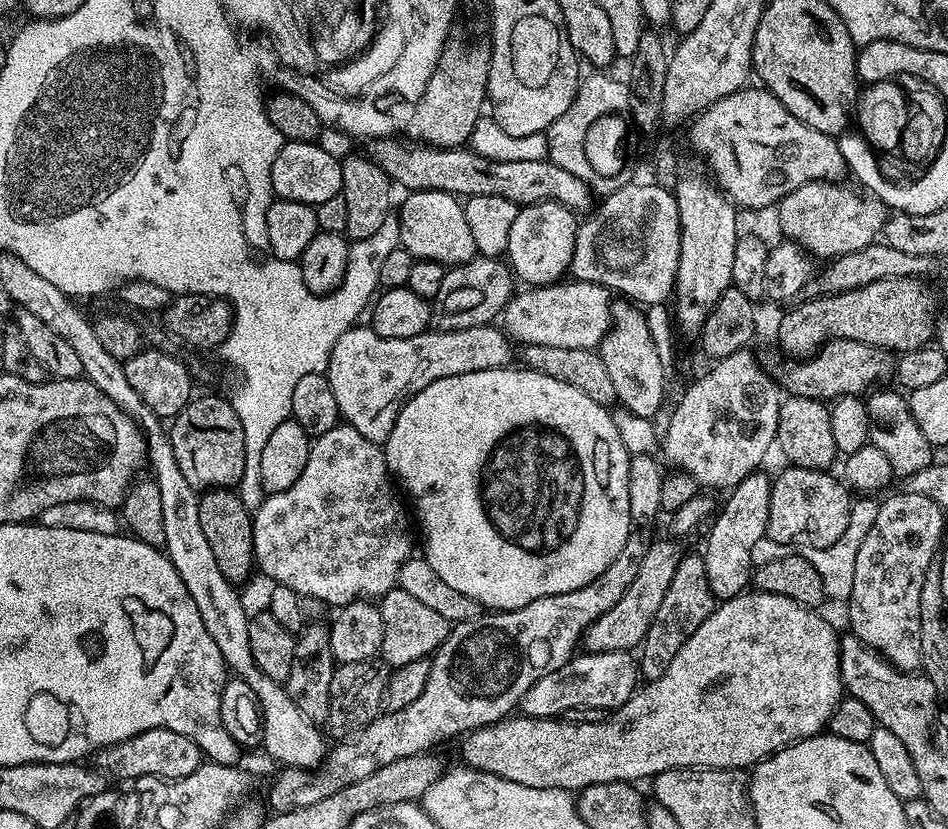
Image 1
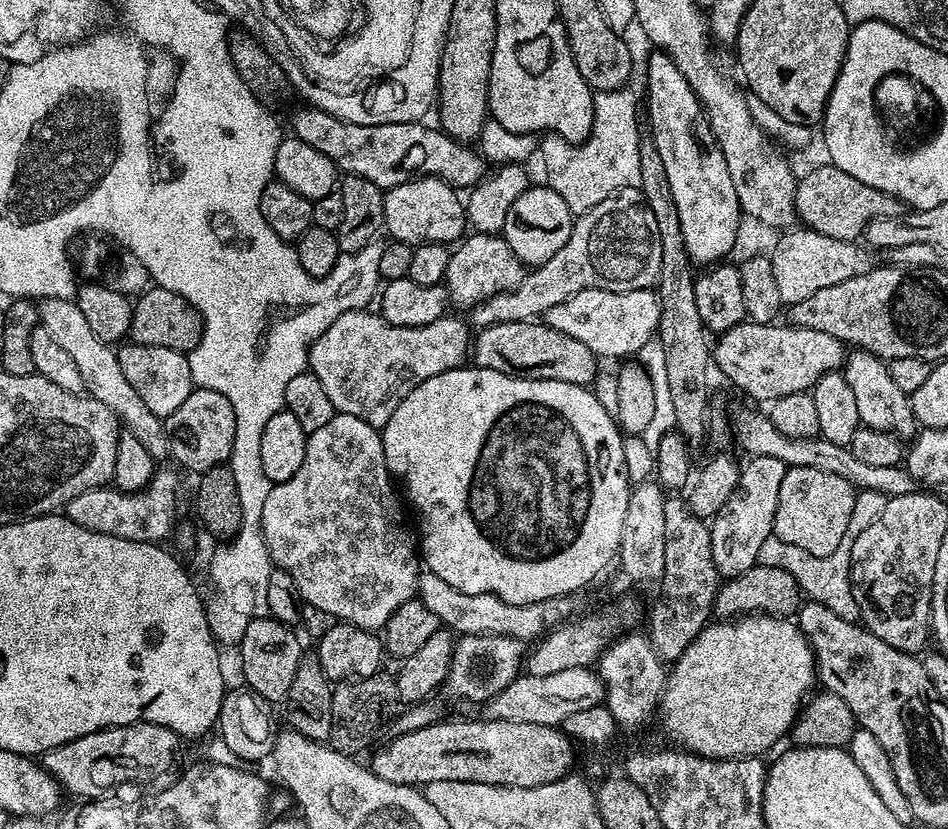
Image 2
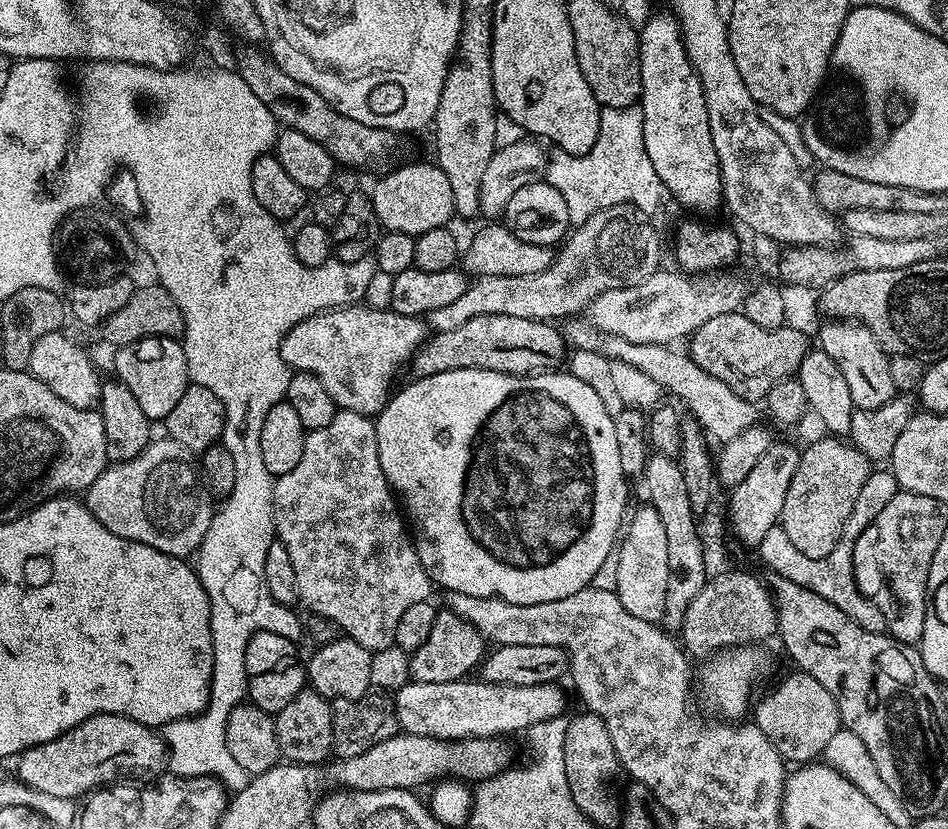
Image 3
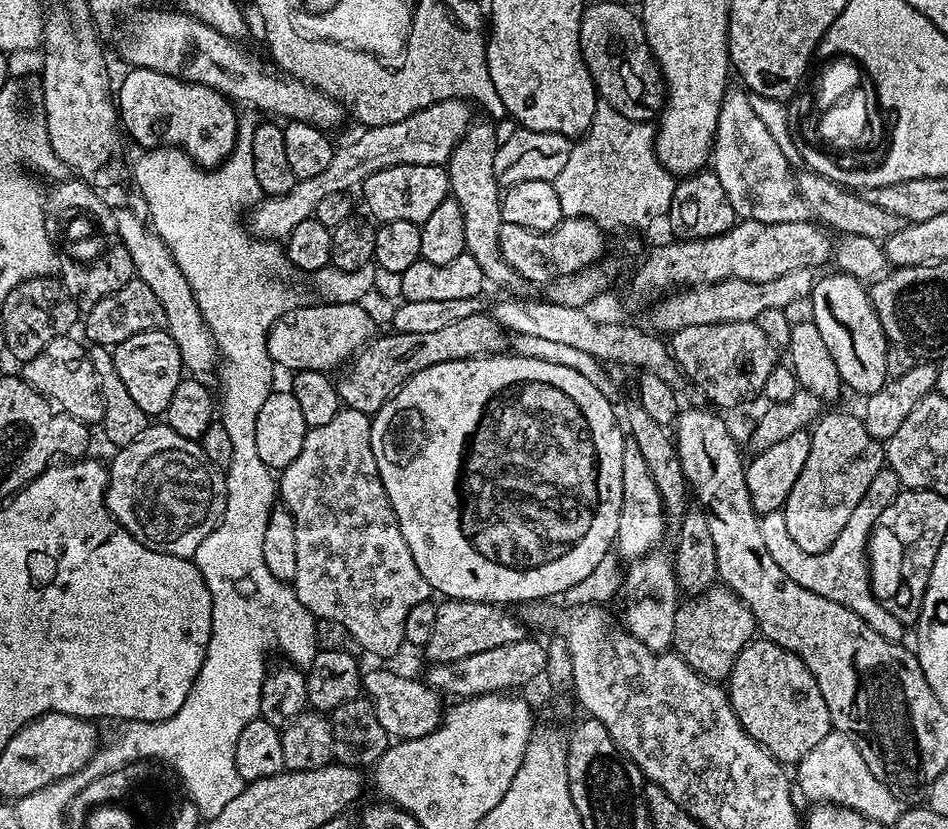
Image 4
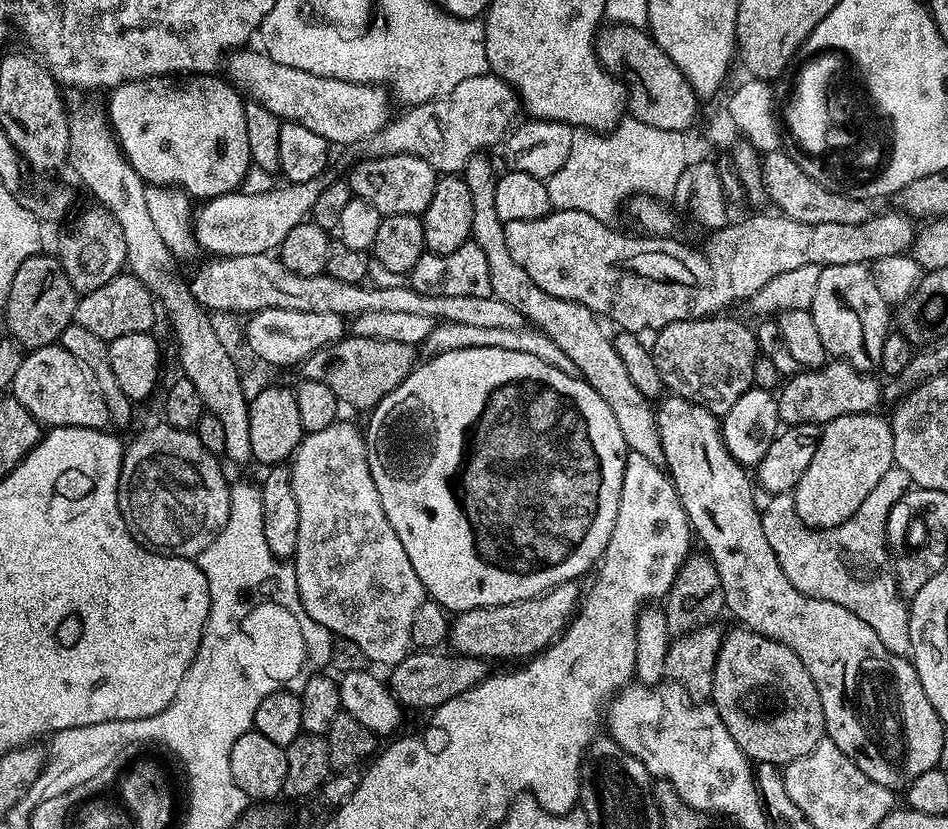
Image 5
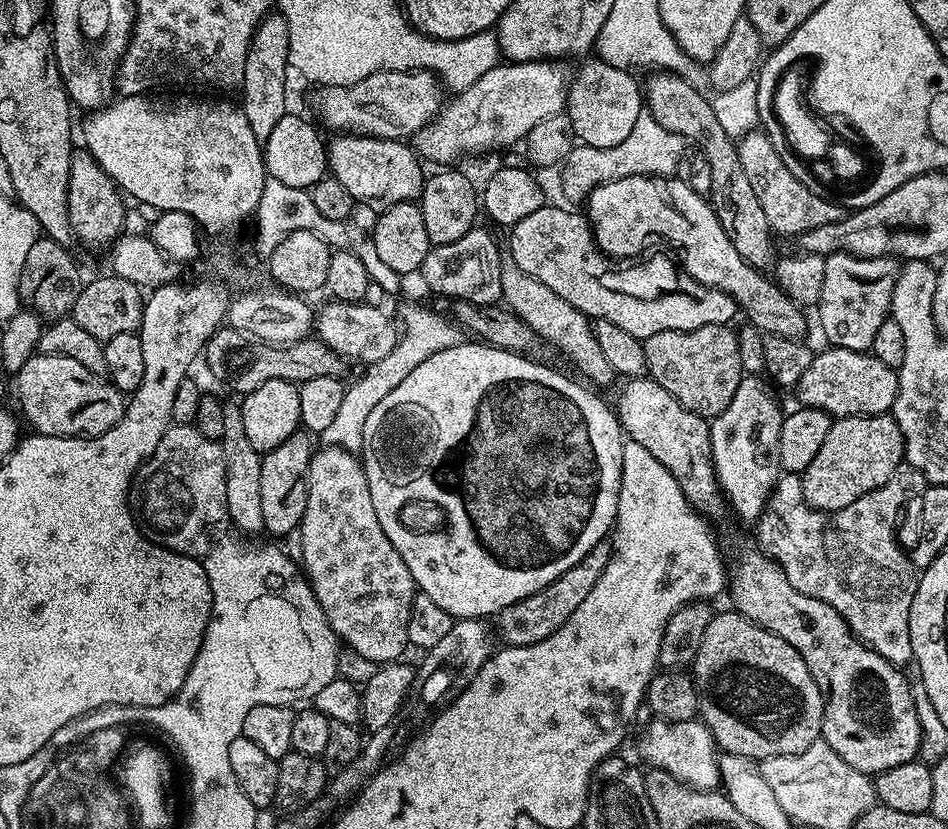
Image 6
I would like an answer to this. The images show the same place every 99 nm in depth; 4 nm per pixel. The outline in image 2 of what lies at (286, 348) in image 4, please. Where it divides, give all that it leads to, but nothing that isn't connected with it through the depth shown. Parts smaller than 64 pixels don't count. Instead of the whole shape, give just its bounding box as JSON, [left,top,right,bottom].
[308,310,473,430]

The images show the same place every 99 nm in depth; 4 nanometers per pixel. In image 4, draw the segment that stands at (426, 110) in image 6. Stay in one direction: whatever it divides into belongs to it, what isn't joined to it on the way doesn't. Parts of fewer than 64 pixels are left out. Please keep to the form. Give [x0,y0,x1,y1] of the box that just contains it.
[120,8,345,130]

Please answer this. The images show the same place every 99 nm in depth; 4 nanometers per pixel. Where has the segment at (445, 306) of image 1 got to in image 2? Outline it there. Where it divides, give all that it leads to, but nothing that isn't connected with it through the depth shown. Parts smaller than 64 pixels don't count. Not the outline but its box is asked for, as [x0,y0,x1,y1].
[444,234,526,310]

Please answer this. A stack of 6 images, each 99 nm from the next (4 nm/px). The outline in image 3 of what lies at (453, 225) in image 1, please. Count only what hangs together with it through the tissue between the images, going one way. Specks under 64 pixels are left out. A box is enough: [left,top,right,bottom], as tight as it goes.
[370,162,456,237]

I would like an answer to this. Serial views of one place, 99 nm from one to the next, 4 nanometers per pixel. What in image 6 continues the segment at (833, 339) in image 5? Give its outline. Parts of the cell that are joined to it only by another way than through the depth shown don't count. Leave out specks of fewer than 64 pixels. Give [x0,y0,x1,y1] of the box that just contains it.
[820,252,898,352]

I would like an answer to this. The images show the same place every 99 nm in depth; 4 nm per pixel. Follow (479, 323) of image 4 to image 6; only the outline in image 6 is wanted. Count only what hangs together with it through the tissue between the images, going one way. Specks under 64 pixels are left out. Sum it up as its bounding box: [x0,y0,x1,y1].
[202,326,346,394]

